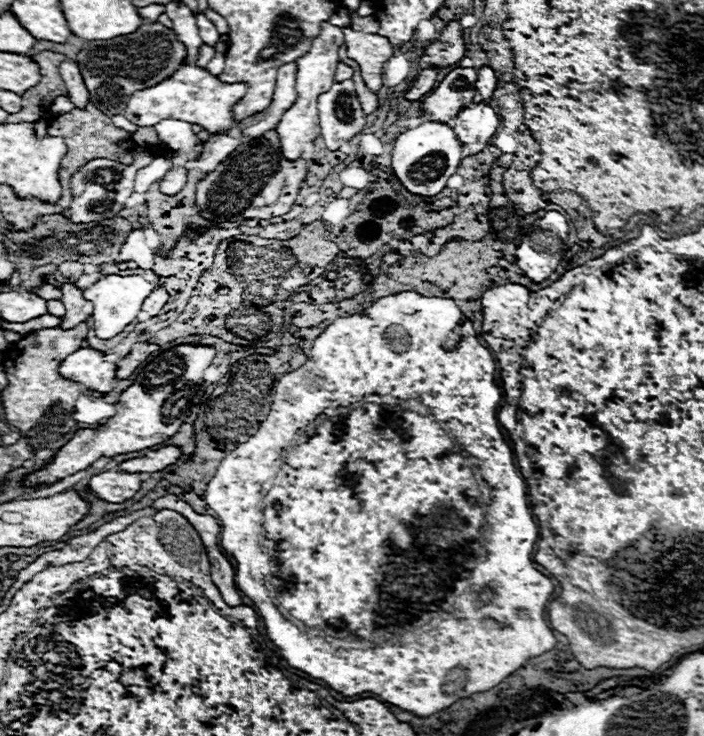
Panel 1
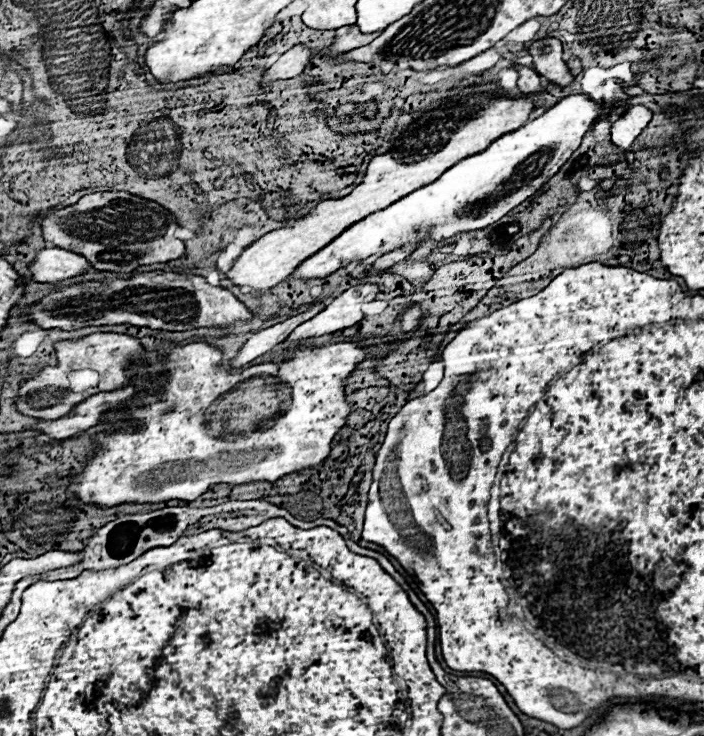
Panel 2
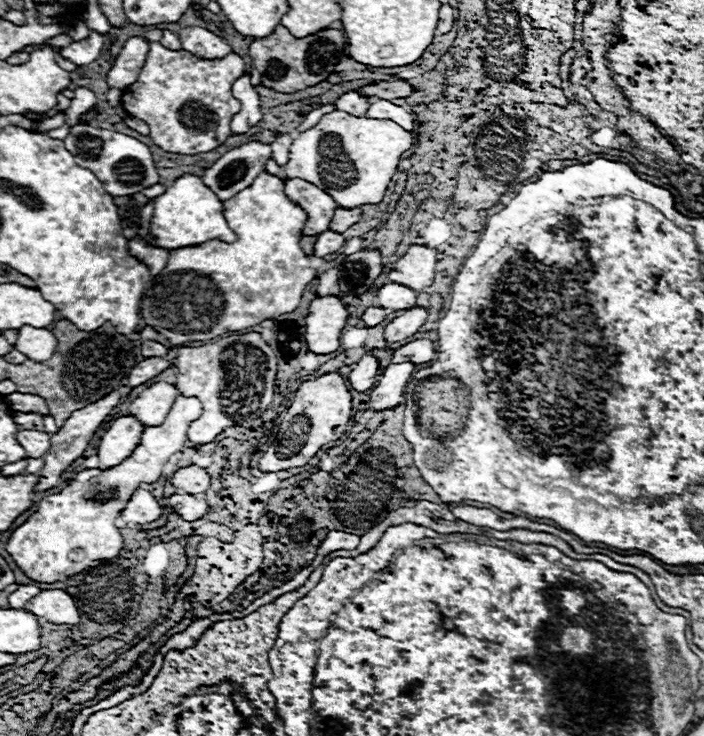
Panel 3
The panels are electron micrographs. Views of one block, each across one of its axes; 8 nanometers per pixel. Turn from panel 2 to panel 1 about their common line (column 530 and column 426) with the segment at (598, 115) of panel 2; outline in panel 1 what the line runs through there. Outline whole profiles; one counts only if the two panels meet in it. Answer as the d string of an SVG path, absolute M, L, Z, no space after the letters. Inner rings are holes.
M422 122L416 128L410 128L402 132L392 150L392 170L398 176L398 180L412 192L412 194L422 194L422 196L434 196L442 192L446 186L448 178L456 172L460 166L460 160L464 158L462 154L462 144L456 138L454 130L444 124L444 122Z

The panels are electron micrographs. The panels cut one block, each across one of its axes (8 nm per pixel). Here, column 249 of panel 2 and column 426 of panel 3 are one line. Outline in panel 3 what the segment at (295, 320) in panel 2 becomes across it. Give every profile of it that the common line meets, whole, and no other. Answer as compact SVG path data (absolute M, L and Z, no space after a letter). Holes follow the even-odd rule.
M420 338L420 340L414 340L398 350L394 350L392 354L392 364L398 364L398 362L412 362L414 366L418 364L426 364L434 358L434 344L426 338Z

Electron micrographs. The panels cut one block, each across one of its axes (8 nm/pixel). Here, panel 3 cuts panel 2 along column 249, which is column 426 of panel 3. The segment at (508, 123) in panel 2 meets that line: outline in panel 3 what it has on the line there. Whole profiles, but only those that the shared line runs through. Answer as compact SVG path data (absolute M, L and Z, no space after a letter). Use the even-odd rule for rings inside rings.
M410 246L408 252L394 262L392 272L388 274L390 282L398 282L402 286L410 286L420 292L434 282L434 266L436 266L436 250L428 246Z

